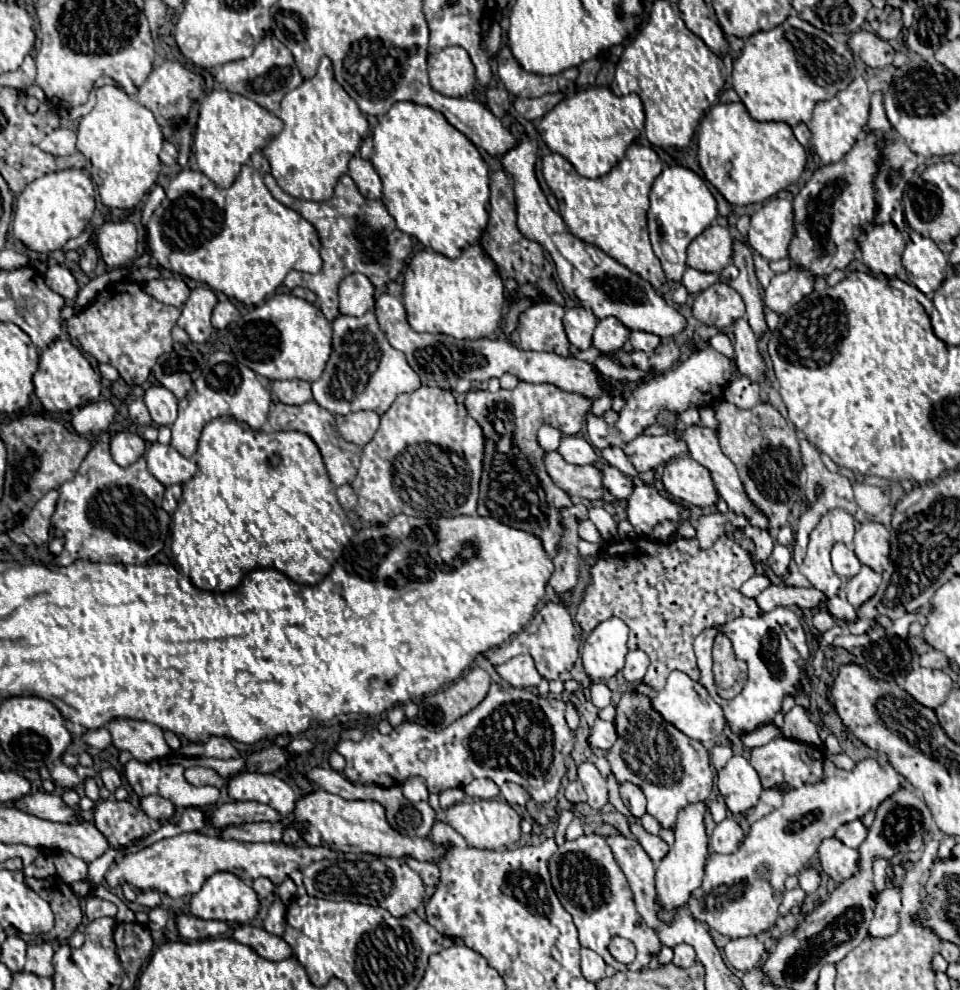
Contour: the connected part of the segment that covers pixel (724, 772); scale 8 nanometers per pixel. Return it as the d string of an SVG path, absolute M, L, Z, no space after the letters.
M732 757L726 767L718 771L718 789L734 815L752 809L762 793L758 773L744 757Z

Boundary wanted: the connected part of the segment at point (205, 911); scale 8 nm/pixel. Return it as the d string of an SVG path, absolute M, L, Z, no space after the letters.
M214 873L190 899L190 913L200 919L248 923L258 913L258 897L252 887L234 873Z

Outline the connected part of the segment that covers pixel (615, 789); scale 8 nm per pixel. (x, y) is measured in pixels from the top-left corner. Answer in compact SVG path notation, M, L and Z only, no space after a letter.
M610 773L608 779L610 780L607 782L609 802L616 808L617 811L622 811L624 815L630 815L630 813L628 813L628 809L626 809L626 806L620 797L618 782L613 782L615 779L613 773Z

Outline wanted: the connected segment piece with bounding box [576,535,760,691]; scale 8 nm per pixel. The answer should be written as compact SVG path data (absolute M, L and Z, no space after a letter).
M722 535L710 549L700 549L696 537L694 539L672 539L670 543L656 543L648 537L636 537L626 541L610 541L604 543L598 563L590 567L592 583L586 589L586 597L578 607L576 621L584 633L590 633L598 623L608 617L618 617L630 627L630 647L640 649L650 657L650 667L646 671L644 683L650 685L654 691L662 689L668 675L672 671L682 671L690 679L699 681L700 674L692 641L704 629L720 627L734 617L758 617L760 609L754 599L746 599L740 595L740 585L754 575L752 557L736 545L732 539Z

